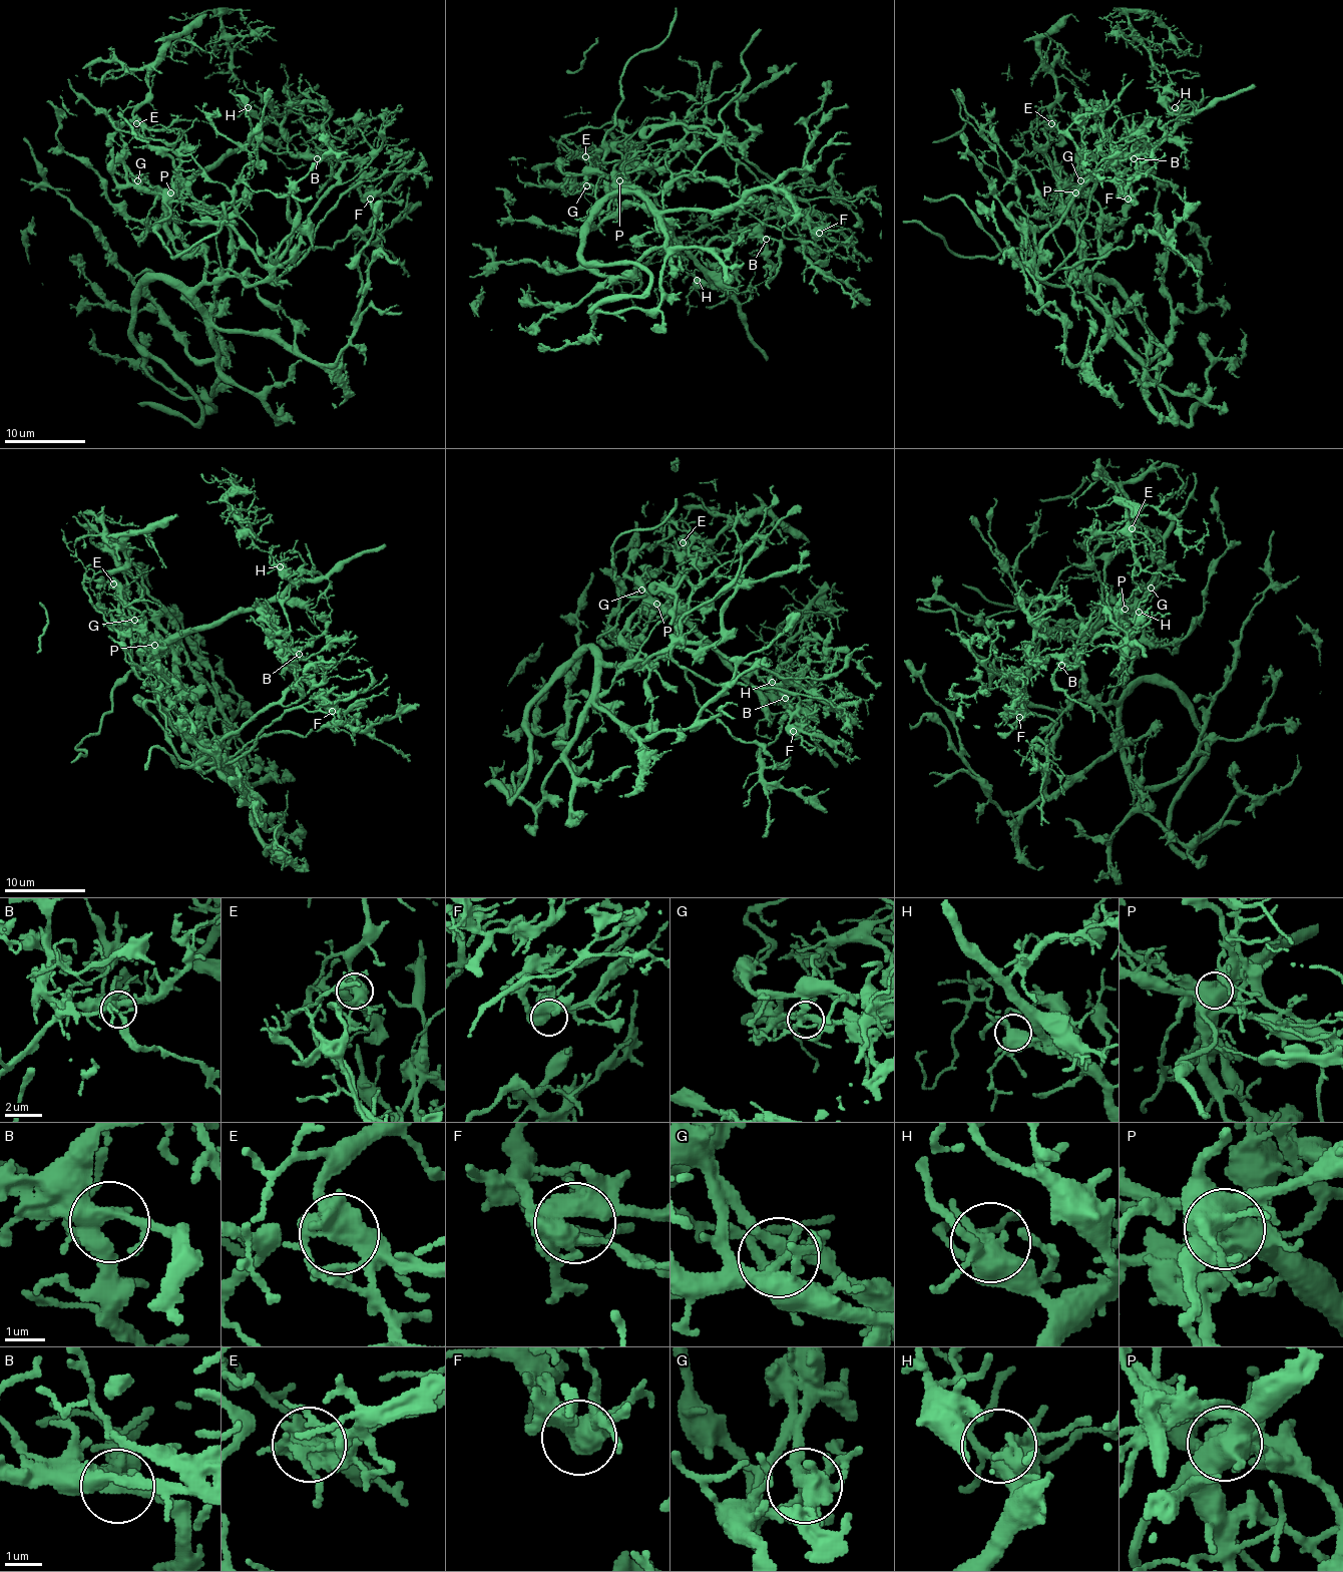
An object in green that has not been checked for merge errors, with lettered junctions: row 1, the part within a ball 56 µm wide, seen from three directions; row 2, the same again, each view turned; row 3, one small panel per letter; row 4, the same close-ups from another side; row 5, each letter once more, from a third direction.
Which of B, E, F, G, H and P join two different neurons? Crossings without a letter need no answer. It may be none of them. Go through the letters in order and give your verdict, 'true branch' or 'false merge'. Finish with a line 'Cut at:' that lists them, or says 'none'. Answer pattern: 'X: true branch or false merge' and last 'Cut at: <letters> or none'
B: true branch
E: false merge
F: true branch
G: false merge
H: true branch
P: false merge
Cut at: E, G, P

